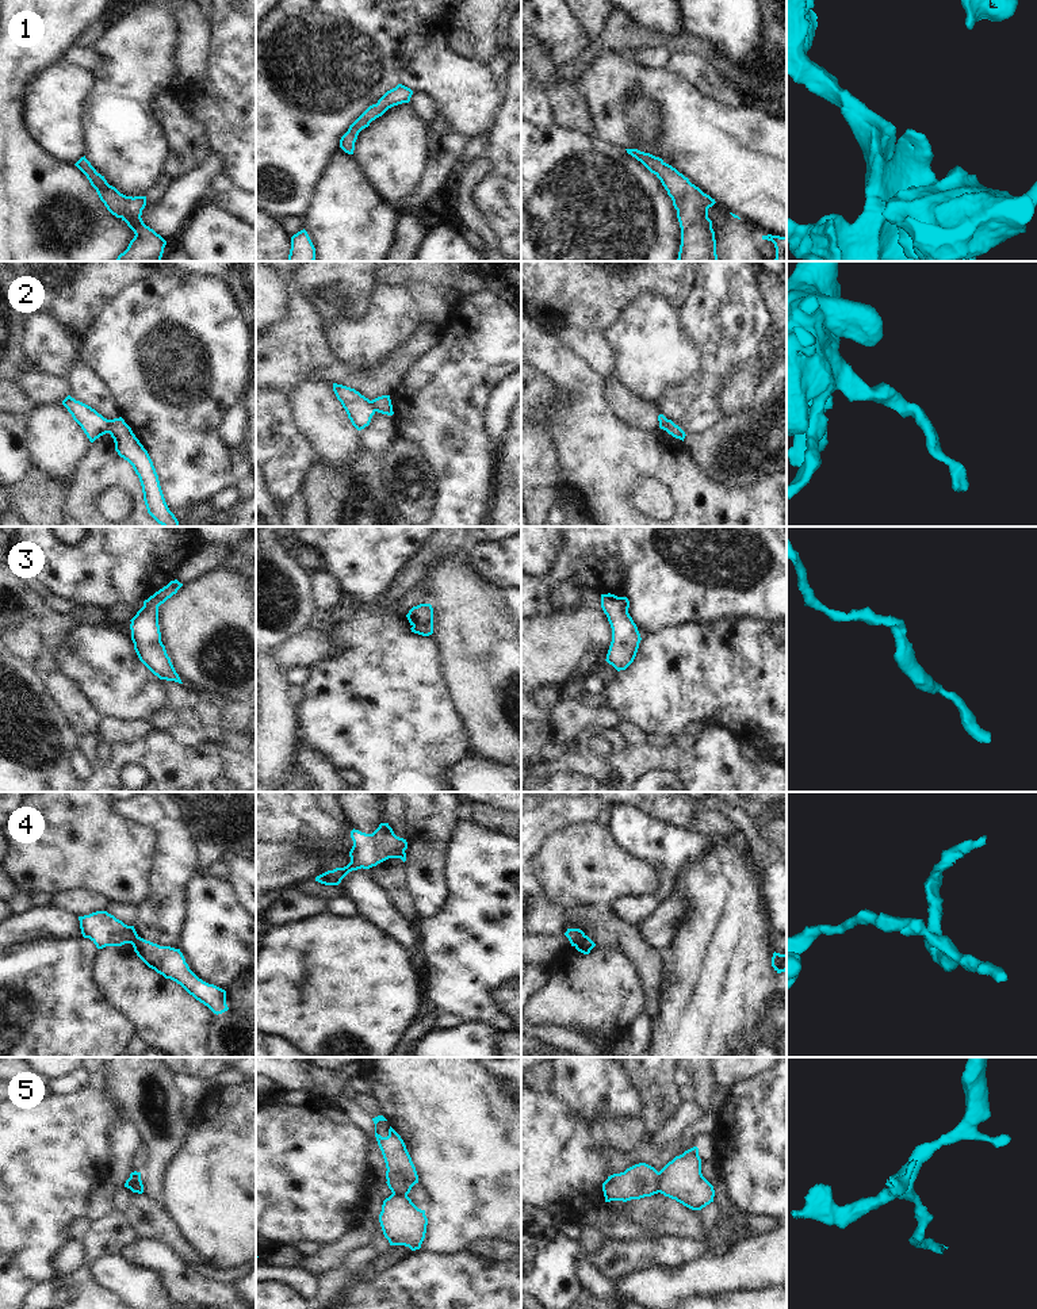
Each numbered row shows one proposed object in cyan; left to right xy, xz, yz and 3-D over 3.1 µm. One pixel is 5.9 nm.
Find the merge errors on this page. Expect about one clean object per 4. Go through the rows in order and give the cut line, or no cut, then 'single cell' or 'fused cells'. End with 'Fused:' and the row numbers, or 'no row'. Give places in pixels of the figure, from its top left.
1: no cut | single cell
2: xy (106, 420), (108, 432) | fused cells
3: xz (432, 617), (413, 626) | fused cells
4: yz (584, 934), (574, 945) | fused cells
5: yz (657, 1172), (659, 1191) | fused cells
Fused: 2, 3, 4, 5

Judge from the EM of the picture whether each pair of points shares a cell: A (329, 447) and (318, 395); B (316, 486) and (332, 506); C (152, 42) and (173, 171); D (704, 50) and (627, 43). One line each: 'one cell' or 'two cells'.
A: one cell
B: one cell
C: two cells
D: one cell

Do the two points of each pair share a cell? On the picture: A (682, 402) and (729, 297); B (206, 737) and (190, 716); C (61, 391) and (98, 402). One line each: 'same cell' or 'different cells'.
A: same cell
B: different cells
C: different cells

